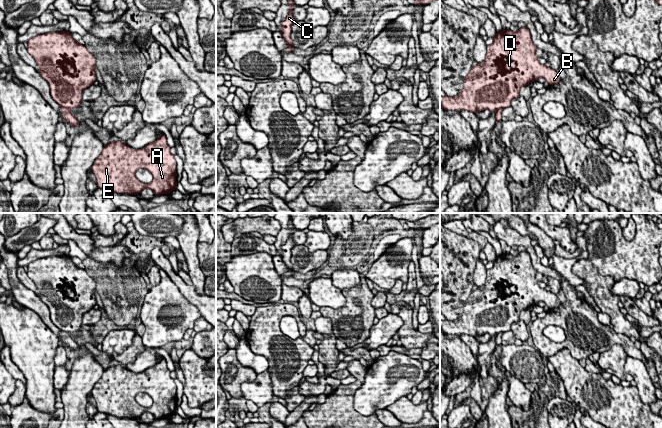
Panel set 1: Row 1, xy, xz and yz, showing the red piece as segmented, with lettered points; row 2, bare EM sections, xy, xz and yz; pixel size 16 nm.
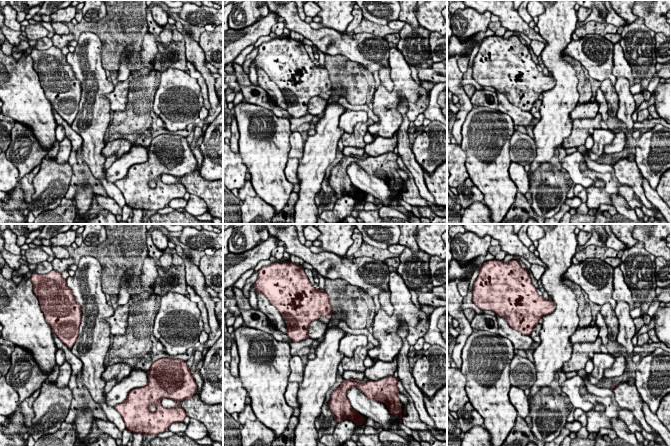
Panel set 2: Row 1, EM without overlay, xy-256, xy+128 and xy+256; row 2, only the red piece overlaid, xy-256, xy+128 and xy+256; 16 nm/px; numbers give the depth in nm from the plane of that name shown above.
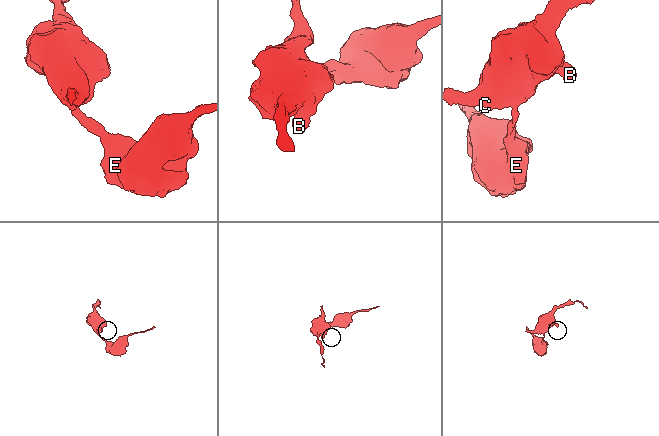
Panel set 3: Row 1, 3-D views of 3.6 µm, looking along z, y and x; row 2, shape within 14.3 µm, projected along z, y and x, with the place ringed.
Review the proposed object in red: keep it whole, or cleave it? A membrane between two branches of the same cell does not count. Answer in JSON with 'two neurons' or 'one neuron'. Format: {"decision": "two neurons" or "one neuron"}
{"decision": "two neurons"}

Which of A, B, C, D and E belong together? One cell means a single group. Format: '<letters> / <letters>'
A E / B C D

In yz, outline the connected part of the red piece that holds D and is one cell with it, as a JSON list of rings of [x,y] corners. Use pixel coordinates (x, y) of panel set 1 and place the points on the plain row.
[[[527,251],[517,256],[502,253],[487,270],[485,284],[471,291],[462,316],[455,321],[440,320],[440,330],[475,338],[485,333],[494,336],[511,330],[521,311],[540,301],[549,309],[557,308],[557,295],[539,286],[537,272]]]

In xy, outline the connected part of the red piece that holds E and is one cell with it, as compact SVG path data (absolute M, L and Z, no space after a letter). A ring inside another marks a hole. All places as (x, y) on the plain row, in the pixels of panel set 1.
M165 358L137 374L121 364L109 366L91 391L98 412L130 419L136 419L144 412L151 413L155 420L172 416L176 413L177 397L176 384L170 372ZM139 392L151 396L151 407L143 408L136 402L135 396Z

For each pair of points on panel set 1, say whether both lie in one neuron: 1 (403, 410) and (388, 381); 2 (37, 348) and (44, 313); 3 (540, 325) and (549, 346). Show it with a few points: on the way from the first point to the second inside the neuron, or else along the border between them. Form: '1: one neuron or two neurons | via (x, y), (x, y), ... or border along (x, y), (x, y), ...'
1: two neurons | border along (406, 395), (385, 407)
2: two neurons | border along (23, 306), (31, 309), (58, 337)
3: one neuron | via (539, 330), (539, 336), (544, 341)

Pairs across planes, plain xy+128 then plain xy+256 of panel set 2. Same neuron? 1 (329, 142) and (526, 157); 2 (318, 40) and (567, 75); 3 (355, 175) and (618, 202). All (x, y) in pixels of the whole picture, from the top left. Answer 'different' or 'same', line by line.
1: different
2: different
3: same

